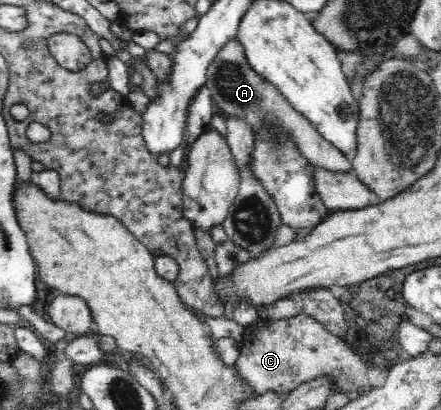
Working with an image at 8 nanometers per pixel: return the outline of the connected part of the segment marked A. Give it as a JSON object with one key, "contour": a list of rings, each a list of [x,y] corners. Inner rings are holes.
{"contour":[[[237,36],[229,39],[215,59],[211,61],[207,69],[206,86],[211,92],[213,105],[219,111],[223,111],[226,117],[237,116],[247,121],[251,126],[253,135],[271,132],[269,140],[271,143],[283,143],[283,141],[295,142],[295,148],[307,158],[312,165],[336,171],[337,173],[348,173],[352,170],[351,162],[344,153],[341,153],[334,145],[331,145],[316,129],[315,126],[283,97],[272,83],[265,81],[248,64],[244,47],[238,41]],[[271,128],[271,131],[266,131]],[[275,134],[275,137],[272,135]]]}

